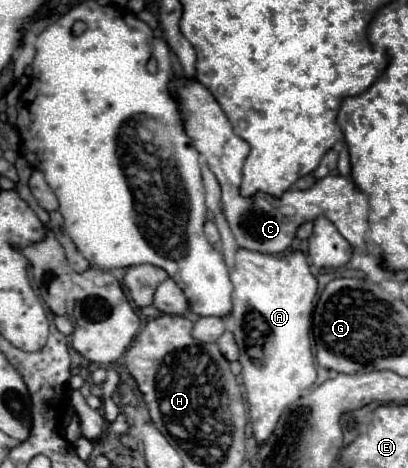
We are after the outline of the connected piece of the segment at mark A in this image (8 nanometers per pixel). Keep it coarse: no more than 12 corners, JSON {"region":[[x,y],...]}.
{"region":[[236,252],[232,332],[252,434],[316,380],[302,252]]}

